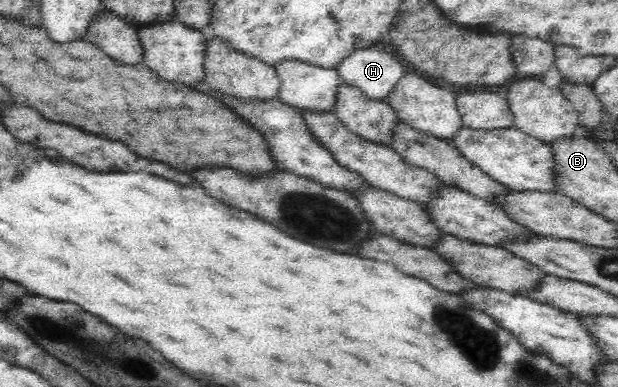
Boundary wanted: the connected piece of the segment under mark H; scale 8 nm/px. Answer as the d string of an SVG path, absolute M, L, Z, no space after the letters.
M375 45L354 50L336 69L344 82L374 100L385 100L405 73L394 54Z

